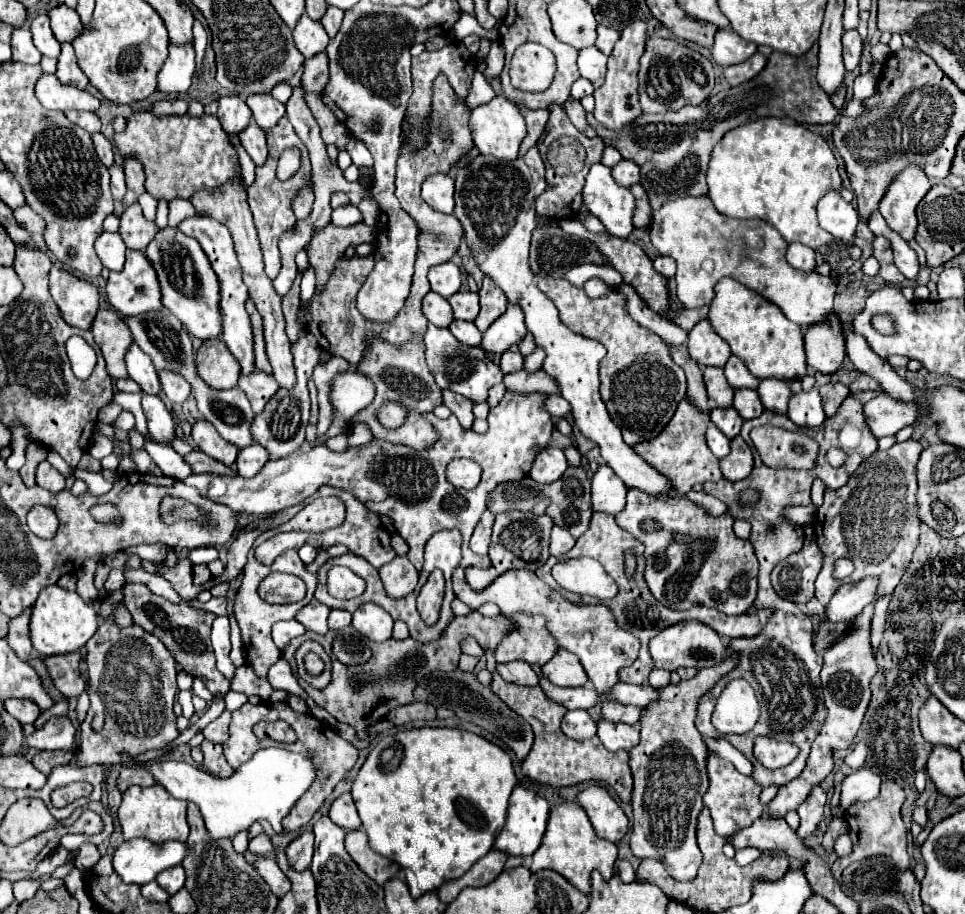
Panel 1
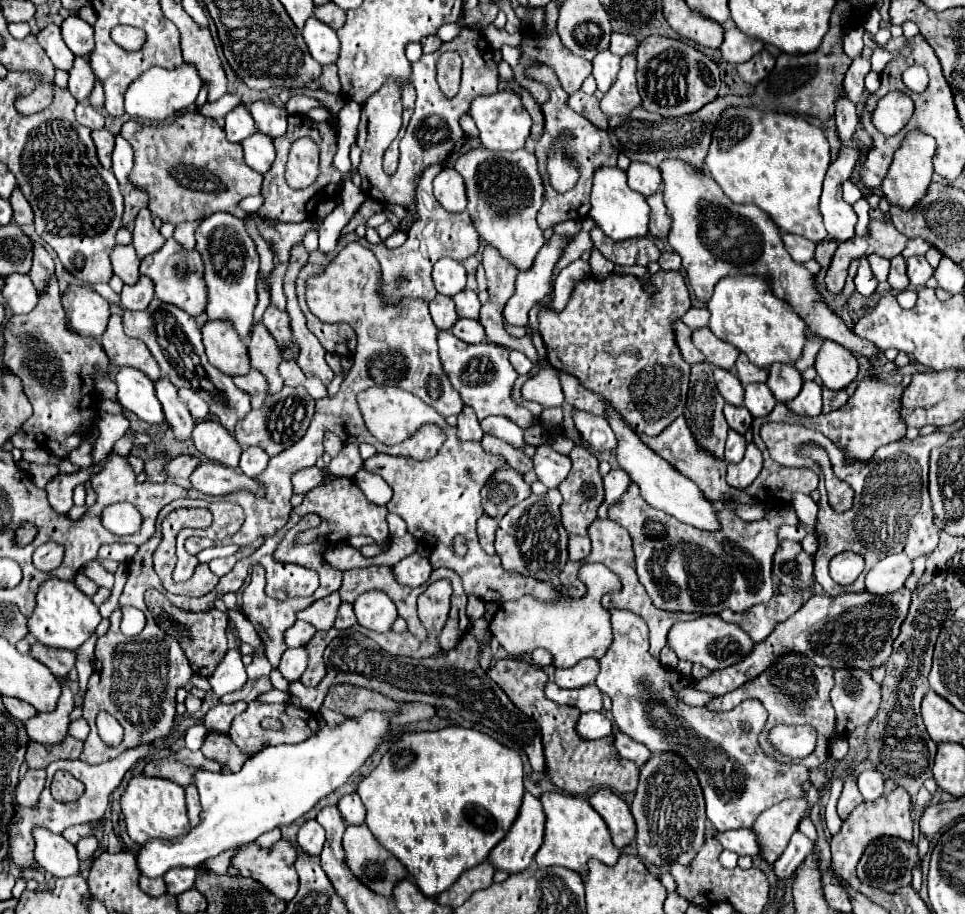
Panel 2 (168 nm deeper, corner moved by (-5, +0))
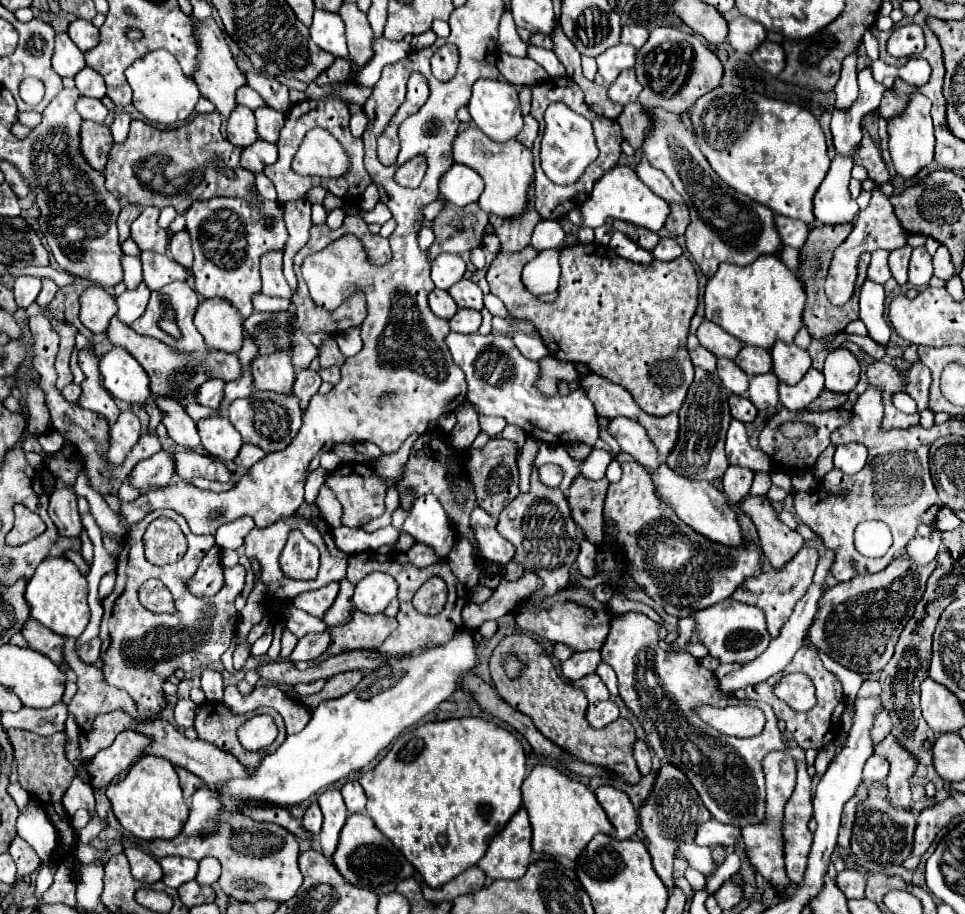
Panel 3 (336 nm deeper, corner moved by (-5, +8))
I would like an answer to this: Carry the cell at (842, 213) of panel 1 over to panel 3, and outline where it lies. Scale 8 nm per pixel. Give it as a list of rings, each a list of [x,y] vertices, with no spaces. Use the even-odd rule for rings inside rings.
[[[859,146],[853,154],[835,154],[831,160],[831,168],[821,182],[817,194],[815,194],[815,218],[819,224],[851,224],[859,212],[857,202],[849,194],[849,180],[851,180],[851,168],[853,158],[859,152]]]

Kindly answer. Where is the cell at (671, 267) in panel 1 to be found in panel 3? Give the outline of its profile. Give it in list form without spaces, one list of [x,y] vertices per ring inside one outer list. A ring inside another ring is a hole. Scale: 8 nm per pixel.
[[[661,238],[659,244],[653,248],[653,256],[657,260],[675,260],[681,254],[683,254],[683,250],[675,238]]]

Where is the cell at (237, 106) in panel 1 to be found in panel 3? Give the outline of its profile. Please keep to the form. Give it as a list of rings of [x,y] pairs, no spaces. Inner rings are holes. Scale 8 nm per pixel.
[[[237,106],[229,120],[227,120],[227,140],[235,146],[247,148],[257,140],[257,130],[255,130],[255,116],[251,108]]]

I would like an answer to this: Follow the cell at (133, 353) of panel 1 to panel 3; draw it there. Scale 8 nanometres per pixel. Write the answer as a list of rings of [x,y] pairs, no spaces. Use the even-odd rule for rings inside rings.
[[[159,396],[155,398],[157,408],[163,414],[161,424],[167,428],[169,436],[185,448],[197,448],[199,446],[199,434],[197,434],[197,426],[193,422],[193,418],[187,414],[185,410],[185,402],[181,402],[179,398],[171,398],[171,396]]]

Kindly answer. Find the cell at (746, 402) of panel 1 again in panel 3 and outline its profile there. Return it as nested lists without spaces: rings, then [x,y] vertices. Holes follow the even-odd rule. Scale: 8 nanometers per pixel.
[[[773,372],[767,374],[757,374],[749,382],[749,400],[757,410],[767,410],[775,408],[779,404],[779,394],[777,394],[777,376]]]

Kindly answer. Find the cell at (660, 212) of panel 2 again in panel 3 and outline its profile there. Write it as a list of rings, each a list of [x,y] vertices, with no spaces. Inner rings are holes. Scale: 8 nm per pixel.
[[[671,202],[669,208],[671,208],[671,214],[669,214],[667,222],[665,222],[665,228],[667,228],[673,236],[685,234],[687,224],[689,224],[689,212],[687,212],[687,206],[685,206],[685,204],[677,204],[677,202]]]

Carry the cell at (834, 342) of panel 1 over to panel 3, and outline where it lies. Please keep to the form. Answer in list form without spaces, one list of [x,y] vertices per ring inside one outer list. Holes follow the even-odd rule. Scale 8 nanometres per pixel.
[[[835,348],[825,358],[825,388],[831,392],[849,394],[859,382],[859,362],[847,348]]]

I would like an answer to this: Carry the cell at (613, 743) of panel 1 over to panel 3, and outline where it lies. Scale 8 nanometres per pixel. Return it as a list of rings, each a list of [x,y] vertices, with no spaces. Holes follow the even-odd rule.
[[[641,738],[635,740],[635,744],[633,744],[633,756],[635,756],[635,762],[639,766],[639,772],[647,774],[651,770],[651,752],[649,752],[645,740],[641,740]]]

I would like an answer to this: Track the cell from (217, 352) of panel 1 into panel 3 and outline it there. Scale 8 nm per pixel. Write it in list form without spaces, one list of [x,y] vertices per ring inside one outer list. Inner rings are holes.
[[[205,300],[195,314],[195,326],[211,350],[235,354],[243,346],[243,322],[239,310],[225,300]]]

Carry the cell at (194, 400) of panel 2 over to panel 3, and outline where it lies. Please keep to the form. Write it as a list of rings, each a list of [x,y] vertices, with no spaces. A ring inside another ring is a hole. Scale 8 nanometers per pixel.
[[[207,380],[207,382],[203,382],[195,392],[195,398],[197,398],[195,402],[201,404],[201,406],[217,408],[221,398],[223,398],[223,386],[225,386],[223,380]]]

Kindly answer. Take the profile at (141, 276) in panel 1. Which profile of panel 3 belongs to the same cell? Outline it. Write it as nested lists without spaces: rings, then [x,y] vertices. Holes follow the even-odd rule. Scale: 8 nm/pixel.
[[[141,282],[135,290],[125,290],[121,296],[117,296],[117,318],[125,324],[135,322],[149,302],[149,288],[145,282]]]

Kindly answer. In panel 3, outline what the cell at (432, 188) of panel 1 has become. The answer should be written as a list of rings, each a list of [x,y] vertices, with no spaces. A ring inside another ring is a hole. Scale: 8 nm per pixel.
[[[453,164],[439,180],[439,192],[455,206],[467,206],[481,196],[481,176],[463,164]]]

